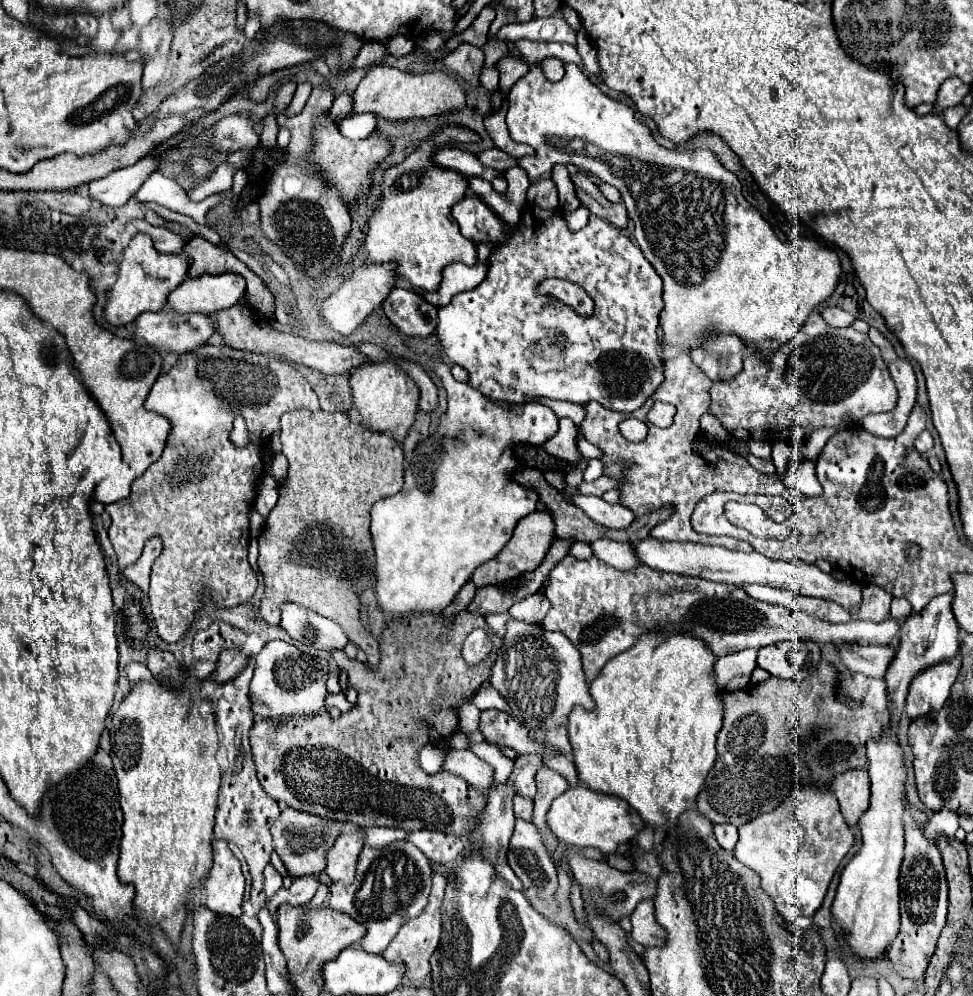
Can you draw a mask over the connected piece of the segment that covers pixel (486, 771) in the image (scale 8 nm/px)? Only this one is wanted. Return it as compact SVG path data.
M452 750L446 756L444 770L456 776L462 776L480 792L488 792L494 784L494 768L480 760L472 750Z

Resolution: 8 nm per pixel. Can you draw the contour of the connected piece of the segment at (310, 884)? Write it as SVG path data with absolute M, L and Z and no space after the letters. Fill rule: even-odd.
M298 878L292 882L292 886L286 890L286 888L280 888L266 904L268 912L272 918L276 918L276 910L280 904L288 902L288 904L306 904L318 890L320 882L316 878Z

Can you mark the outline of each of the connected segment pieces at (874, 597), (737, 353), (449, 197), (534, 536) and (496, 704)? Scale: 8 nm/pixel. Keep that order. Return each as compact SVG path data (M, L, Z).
M864 584L862 594L864 600L860 604L860 612L850 612L850 616L856 616L856 620L886 620L890 614L892 594L876 584Z
M734 334L708 336L700 348L690 350L690 358L710 380L730 380L740 372L746 344Z
M444 126L424 140L402 164L396 164L384 172L382 204L374 210L366 230L366 262L396 262L398 276L410 280L414 288L436 290L442 282L442 270L452 262L476 264L478 254L474 240L460 234L458 222L452 216L452 206L464 200L468 190L468 178L452 168L438 168L434 162L434 150L438 144L454 142L480 142L480 136L464 126Z
M544 508L542 512L532 512L532 514L524 516L524 518L518 522L518 526L516 526L516 530L514 530L510 542L506 544L506 548L504 548L498 556L494 556L492 560L488 560L486 564L482 564L482 566L478 566L478 568L474 570L472 582L476 584L476 588L488 586L488 584L500 584L500 582L506 582L506 580L510 580L510 578L516 578L520 572L534 570L534 568L542 562L542 558L544 558L544 554L548 552L550 544L556 540L554 530L556 530L554 518L552 518L552 514L546 512L546 508Z
M482 686L482 688L478 690L478 694L474 694L472 704L478 706L478 710L484 710L484 708L500 708L500 710L510 712L506 700L504 700L492 686L488 686L488 688Z

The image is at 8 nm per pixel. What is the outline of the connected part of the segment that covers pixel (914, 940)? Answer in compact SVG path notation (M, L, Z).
M908 820L904 824L904 860L902 860L902 896L900 896L900 916L902 926L898 932L898 938L888 950L888 958L894 964L894 970L902 978L910 980L922 980L926 966L932 958L932 952L936 948L936 940L946 924L946 908L948 908L948 890L946 890L946 874L942 866L942 856L934 842L930 842L922 828L918 828L916 822Z

